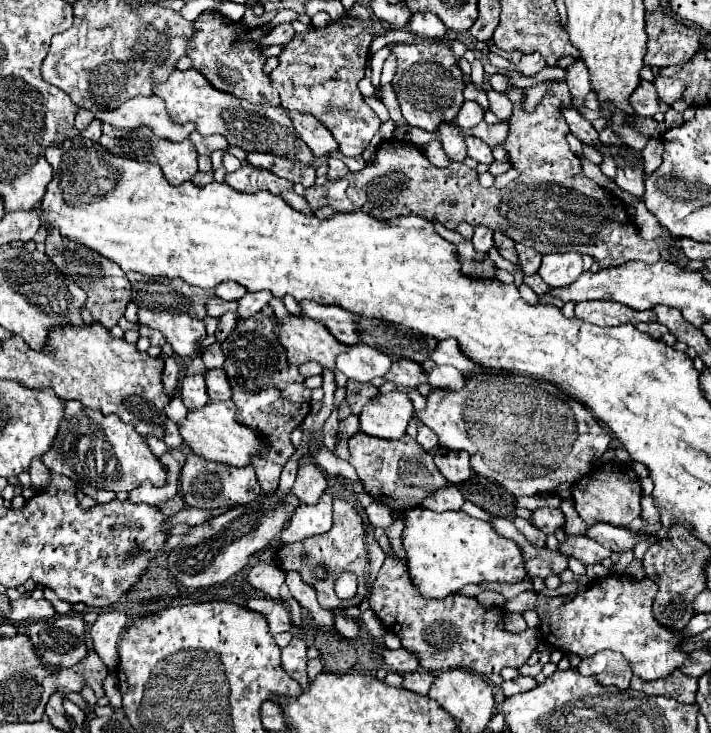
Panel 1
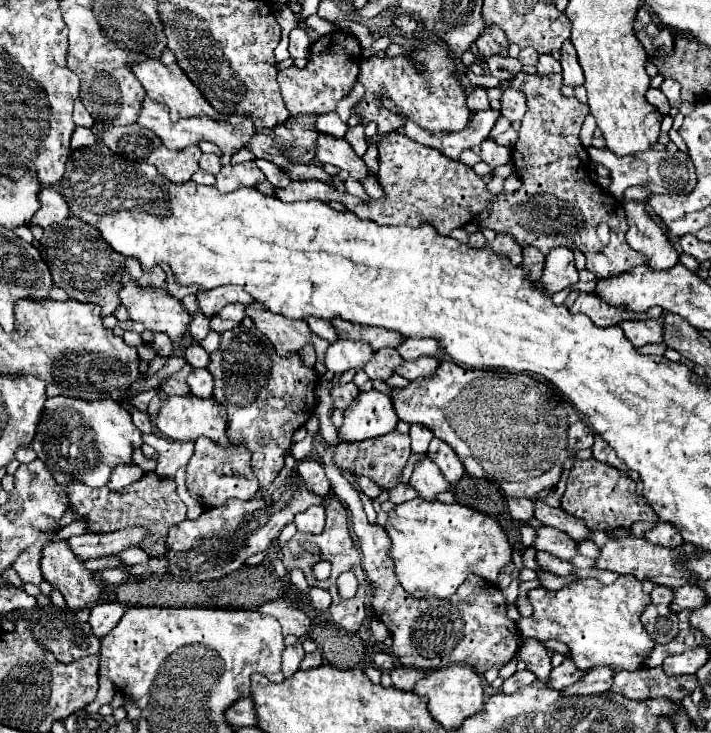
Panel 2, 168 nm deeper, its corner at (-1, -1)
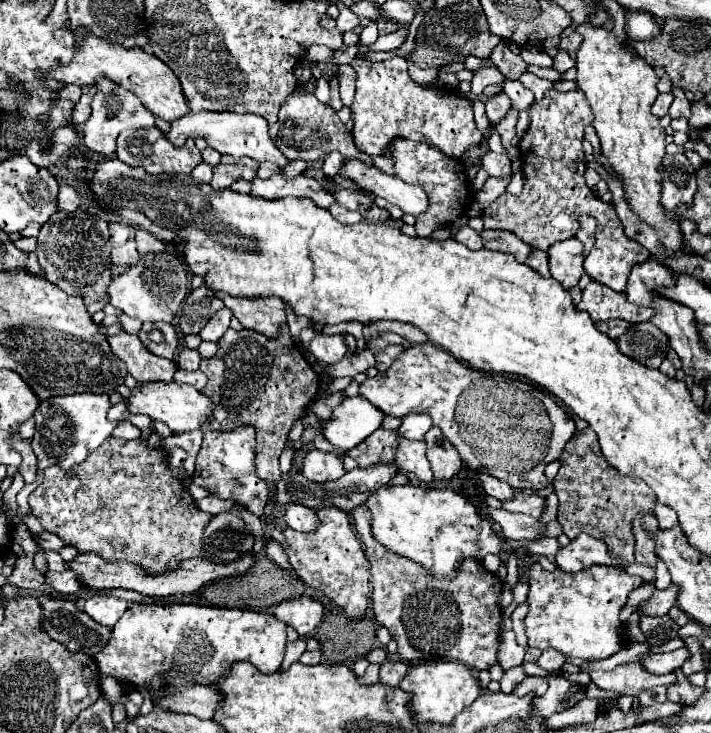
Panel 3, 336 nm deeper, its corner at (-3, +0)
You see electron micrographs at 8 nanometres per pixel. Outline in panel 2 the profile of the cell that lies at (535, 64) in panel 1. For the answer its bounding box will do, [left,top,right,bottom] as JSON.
[536,55,562,75]

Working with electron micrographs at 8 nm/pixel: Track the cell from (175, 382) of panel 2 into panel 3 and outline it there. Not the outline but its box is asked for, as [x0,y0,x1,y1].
[108,332,178,382]

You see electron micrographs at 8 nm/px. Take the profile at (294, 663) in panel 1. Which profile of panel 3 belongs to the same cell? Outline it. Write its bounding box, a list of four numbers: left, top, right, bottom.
[280,638,306,670]

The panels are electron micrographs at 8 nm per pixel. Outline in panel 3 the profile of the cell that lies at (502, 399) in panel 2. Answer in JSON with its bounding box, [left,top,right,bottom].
[360,342,576,490]

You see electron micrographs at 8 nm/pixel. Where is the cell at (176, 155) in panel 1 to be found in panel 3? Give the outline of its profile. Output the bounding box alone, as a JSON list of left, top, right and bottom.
[116,126,202,174]

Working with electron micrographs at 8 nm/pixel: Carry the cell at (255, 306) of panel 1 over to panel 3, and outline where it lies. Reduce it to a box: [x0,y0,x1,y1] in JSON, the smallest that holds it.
[200,308,232,342]

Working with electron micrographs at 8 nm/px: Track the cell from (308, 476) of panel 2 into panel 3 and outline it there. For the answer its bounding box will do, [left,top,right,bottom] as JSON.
[302,448,346,482]

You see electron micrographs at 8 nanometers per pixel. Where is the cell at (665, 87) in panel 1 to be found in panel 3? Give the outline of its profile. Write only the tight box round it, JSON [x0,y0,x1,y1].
[670,86,690,118]

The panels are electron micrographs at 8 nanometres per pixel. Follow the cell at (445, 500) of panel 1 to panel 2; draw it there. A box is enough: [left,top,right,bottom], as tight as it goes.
[410,457,450,499]

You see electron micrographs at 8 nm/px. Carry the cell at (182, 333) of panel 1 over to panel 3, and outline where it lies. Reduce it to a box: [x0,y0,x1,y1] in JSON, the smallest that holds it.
[108,248,190,324]

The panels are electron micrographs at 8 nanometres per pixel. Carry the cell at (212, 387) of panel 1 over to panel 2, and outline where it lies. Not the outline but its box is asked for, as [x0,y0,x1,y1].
[186,369,212,397]

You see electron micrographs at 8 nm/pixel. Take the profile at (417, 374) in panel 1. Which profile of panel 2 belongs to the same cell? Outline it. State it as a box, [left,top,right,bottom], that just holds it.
[364,347,404,381]

